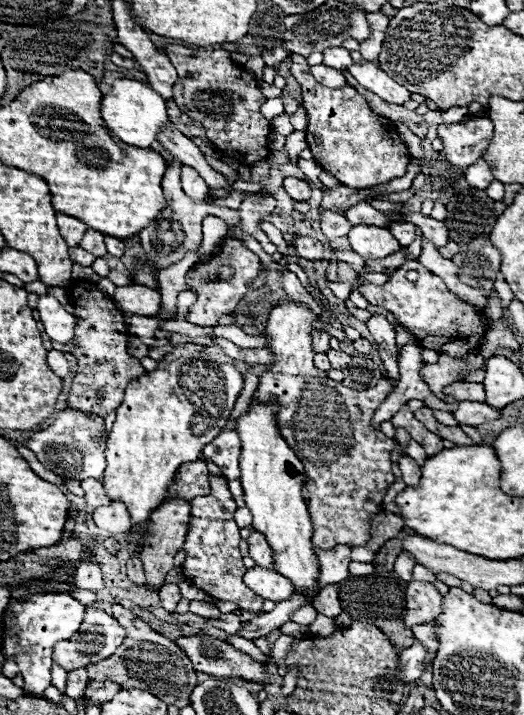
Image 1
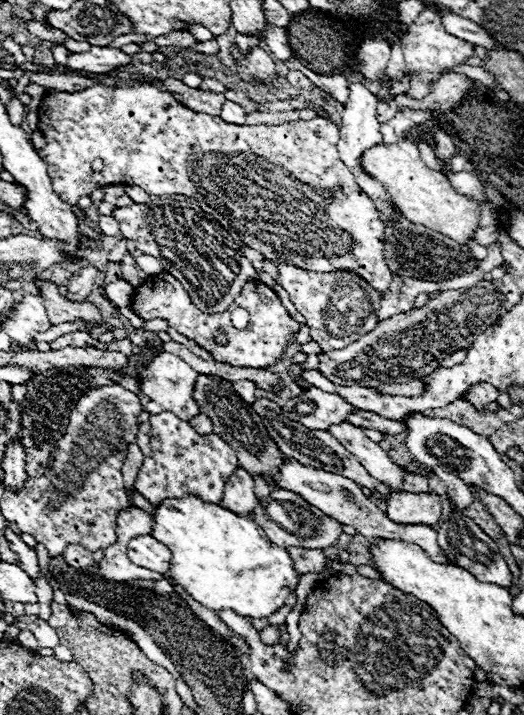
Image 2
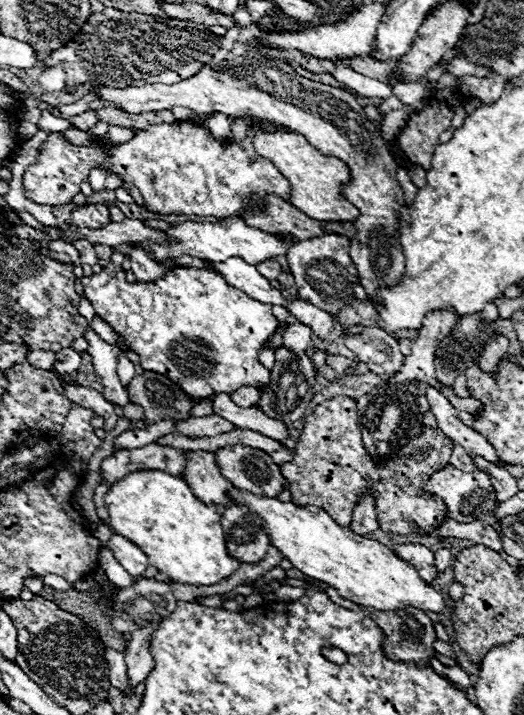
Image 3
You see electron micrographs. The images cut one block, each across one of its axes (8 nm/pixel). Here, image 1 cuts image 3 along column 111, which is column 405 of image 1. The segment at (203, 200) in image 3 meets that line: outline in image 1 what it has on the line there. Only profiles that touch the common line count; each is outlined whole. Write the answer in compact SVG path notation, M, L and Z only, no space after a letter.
M292 54L290 58L290 72L302 86L302 100L308 112L306 140L314 154L314 160L344 186L354 190L386 184L394 178L404 176L410 164L410 154L396 126L388 118L372 112L366 100L352 86L336 90L326 88L312 78L310 66L304 56Z

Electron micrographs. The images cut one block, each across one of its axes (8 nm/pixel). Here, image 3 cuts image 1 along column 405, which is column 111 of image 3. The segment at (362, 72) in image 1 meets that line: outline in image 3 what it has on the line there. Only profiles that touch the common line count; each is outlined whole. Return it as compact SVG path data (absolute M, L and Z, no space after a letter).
M240 56L240 60L232 64L224 62L224 66L218 70L212 70L212 66L206 64L192 78L176 84L146 84L126 88L104 86L92 88L92 92L106 102L114 102L128 114L174 106L192 108L198 116L224 112L236 118L248 114L252 118L268 120L288 128L290 132L302 134L326 156L338 156L352 170L352 182L344 188L344 194L362 212L354 222L358 234L350 242L350 258L358 268L360 284L374 302L380 302L376 290L392 288L402 282L406 260L400 246L400 208L404 208L406 202L404 190L396 182L398 166L392 160L384 140L376 134L374 124L366 118L364 106L350 92L308 80L294 72L294 68L286 62L254 56Z

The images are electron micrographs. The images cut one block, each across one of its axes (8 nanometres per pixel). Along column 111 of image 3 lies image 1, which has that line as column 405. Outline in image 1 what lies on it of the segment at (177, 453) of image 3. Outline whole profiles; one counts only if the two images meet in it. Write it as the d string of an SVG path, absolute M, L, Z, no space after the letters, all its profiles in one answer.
M402 456L400 462L398 462L400 470L402 470L402 480L408 484L408 486L418 486L420 480L422 480L422 472L420 472L420 466L410 458L410 456Z

